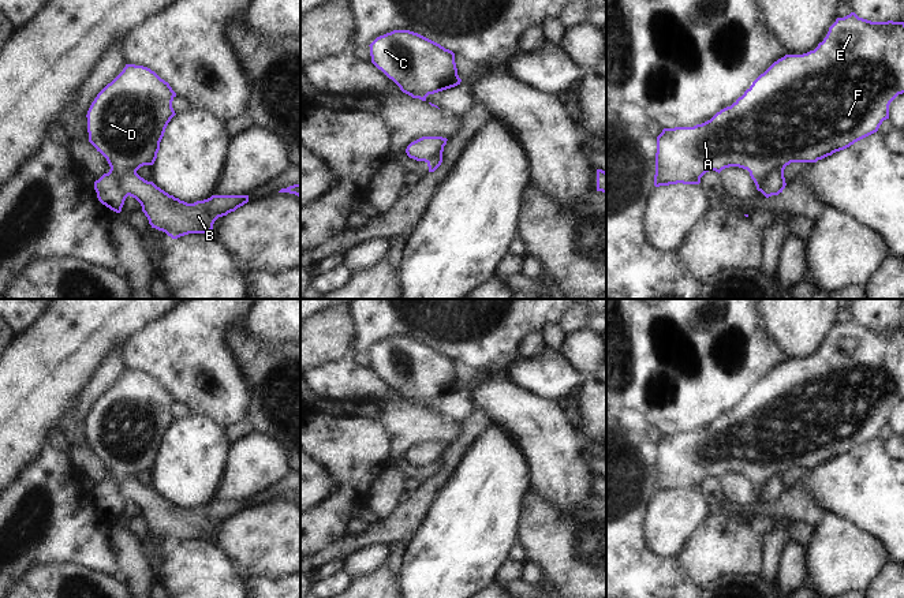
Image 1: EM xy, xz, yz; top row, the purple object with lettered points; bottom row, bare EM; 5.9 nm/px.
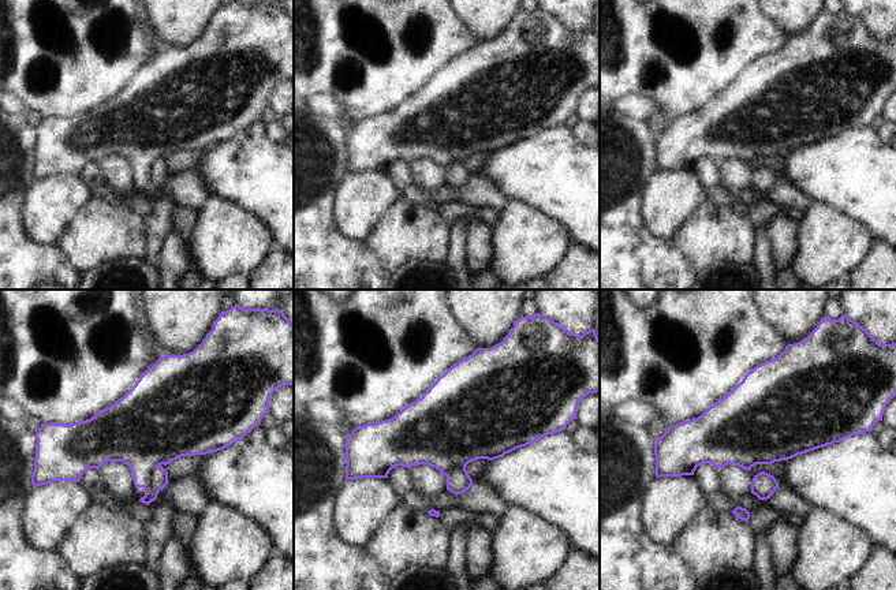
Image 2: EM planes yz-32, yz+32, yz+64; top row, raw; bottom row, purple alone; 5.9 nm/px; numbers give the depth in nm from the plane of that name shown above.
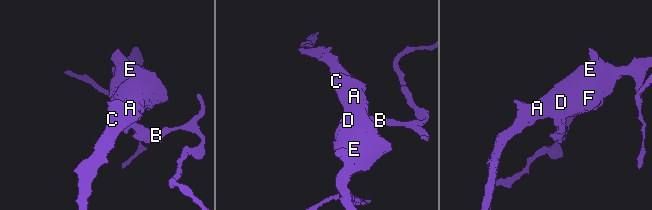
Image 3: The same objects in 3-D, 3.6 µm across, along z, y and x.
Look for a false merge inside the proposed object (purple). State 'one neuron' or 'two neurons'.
two neurons

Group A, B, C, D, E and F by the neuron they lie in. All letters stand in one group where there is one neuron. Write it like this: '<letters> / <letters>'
A C D E F / B

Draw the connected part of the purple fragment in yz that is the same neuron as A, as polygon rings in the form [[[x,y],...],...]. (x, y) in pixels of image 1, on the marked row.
[[[855,12],[837,18],[822,42],[803,55],[774,61],[731,106],[694,127],[664,128],[657,137],[654,186],[699,184],[709,172],[739,167],[750,172],[766,198],[766,180],[791,162],[817,162],[878,131],[889,119],[889,105],[904,93],[904,22],[871,22]]]

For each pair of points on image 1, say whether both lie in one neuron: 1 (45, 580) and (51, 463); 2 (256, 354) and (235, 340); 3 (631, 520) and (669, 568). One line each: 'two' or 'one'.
1: two
2: one
3: one

